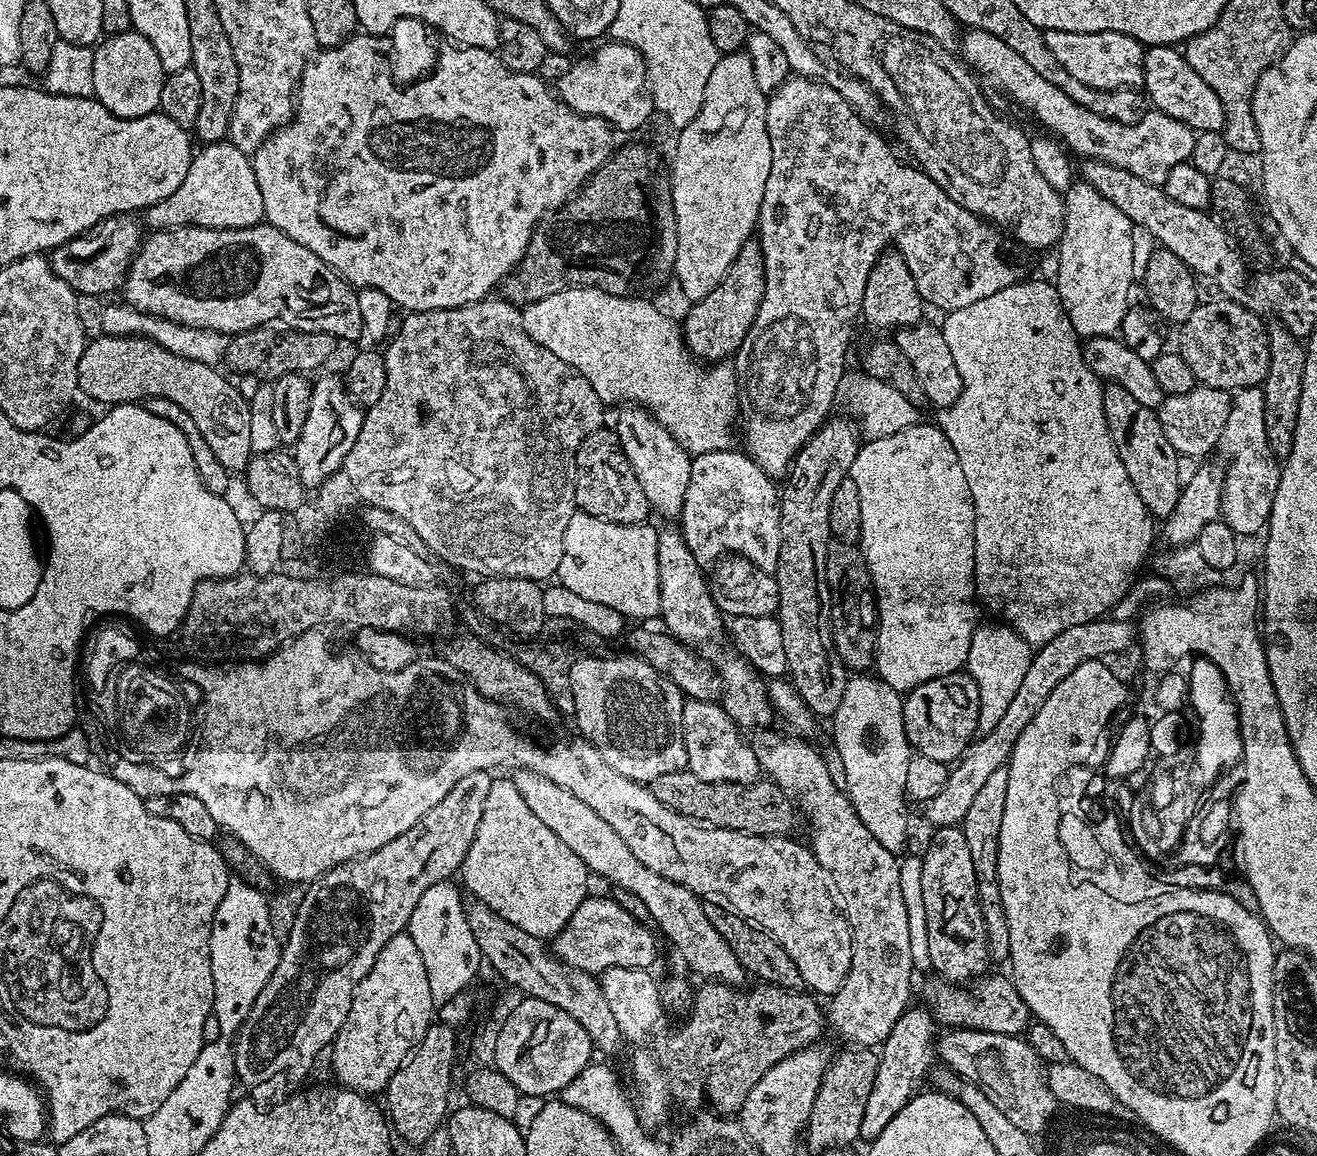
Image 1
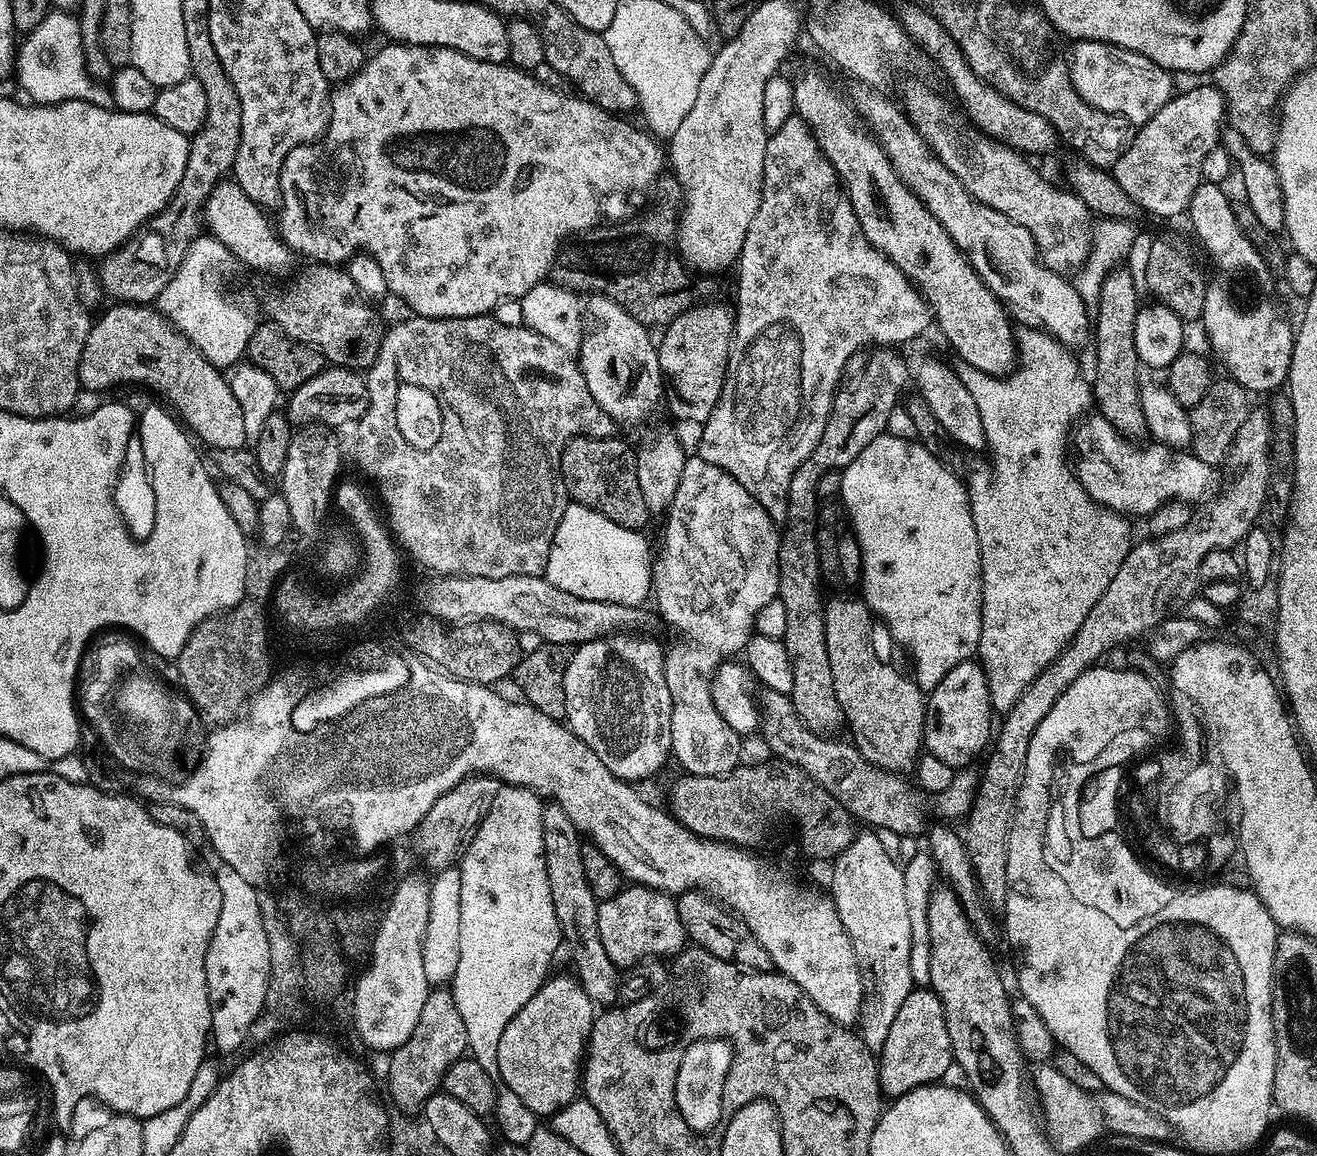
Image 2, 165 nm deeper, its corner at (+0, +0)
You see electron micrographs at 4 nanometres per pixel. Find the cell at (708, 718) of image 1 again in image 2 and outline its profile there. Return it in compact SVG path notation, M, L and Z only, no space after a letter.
M692 454L685 459L682 478L678 482L678 488L674 490L674 498L668 504L664 520L664 537L660 540L660 549L655 549L652 562L652 590L651 599L656 599L656 608L660 616L676 631L676 637L664 648L664 673L666 674L666 686L670 686L670 738L672 739L671 755L674 760L684 767L683 771L690 776L726 776L729 772L738 767L740 760L740 744L742 737L722 719L718 714L718 706L714 706L712 697L712 675L718 670L718 666L725 660L733 659L737 654L743 653L748 640L755 633L756 619L762 610L771 600L777 599L780 595L780 532L777 525L766 514L764 507L749 494L738 481L730 474L726 474L718 466L710 466L698 454Z

